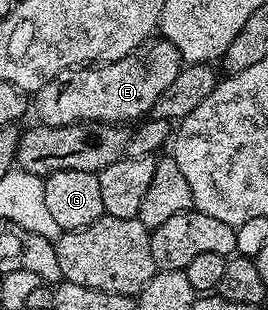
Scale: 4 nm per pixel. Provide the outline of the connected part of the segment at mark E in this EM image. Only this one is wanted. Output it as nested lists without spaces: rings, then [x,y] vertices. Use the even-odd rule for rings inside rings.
[[[162,37],[145,40],[125,57],[112,63],[84,65],[62,71],[33,95],[33,115],[45,127],[74,123],[118,123],[131,125],[142,120],[153,105],[169,89],[173,77],[184,66],[182,57],[173,44]]]

